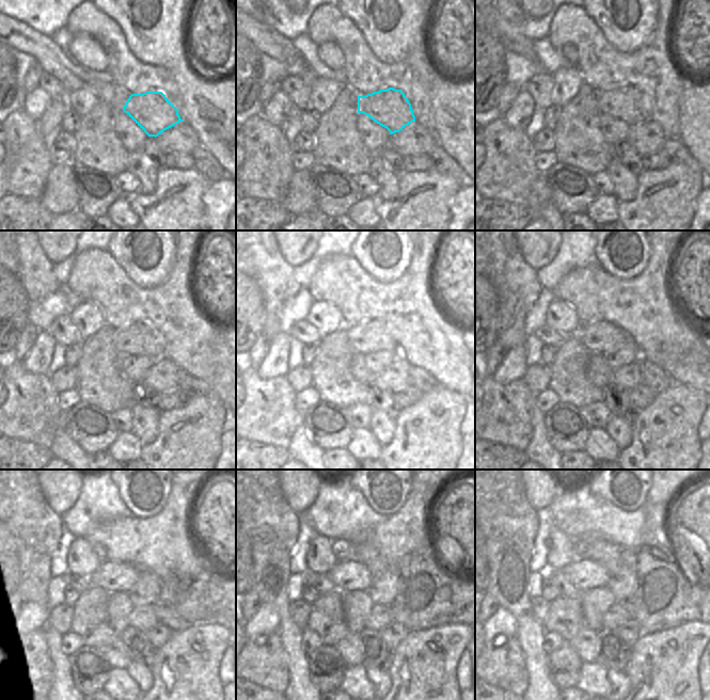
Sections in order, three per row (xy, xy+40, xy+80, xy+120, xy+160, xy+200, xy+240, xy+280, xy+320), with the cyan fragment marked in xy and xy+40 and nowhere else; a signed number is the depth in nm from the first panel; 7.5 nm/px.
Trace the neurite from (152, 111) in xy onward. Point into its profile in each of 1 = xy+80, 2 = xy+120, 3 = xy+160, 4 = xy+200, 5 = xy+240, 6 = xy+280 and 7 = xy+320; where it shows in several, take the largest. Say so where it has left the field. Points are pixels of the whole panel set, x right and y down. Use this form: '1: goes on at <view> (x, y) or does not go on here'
1: goes on at xy+80 (630, 105)
2: goes on at xy+120 (140, 339)
3: goes on at xy+160 (365, 337)
4: goes on at xy+200 (602, 338)
5: goes on at xy+240 (112, 576)
6: goes on at xy+280 (345, 575)
7: goes on at xy+320 (584, 574)

